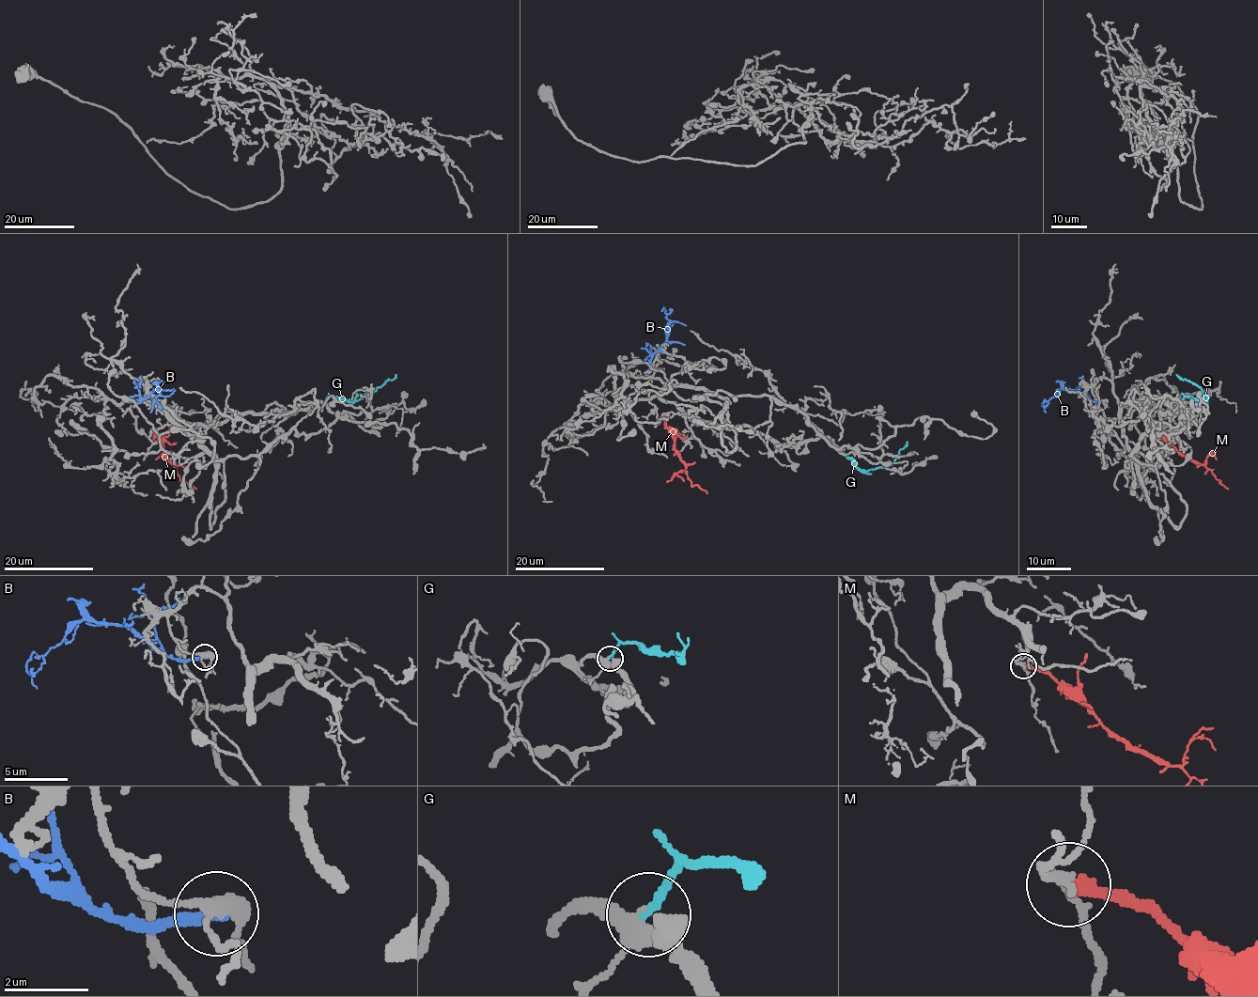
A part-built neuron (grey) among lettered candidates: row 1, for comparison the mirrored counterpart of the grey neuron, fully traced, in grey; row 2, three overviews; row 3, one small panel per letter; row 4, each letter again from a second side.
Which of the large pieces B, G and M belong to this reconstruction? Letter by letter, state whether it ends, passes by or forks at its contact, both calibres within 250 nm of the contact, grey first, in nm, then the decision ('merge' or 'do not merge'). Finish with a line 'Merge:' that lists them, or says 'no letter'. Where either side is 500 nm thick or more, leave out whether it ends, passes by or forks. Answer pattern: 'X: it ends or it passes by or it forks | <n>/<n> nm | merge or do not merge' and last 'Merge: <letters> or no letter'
B: it ends | 320/320 nm | do not merge
G: it ends | 240/180 nm | merge
M: it ends | 160/300 nm | do not merge
Merge: G

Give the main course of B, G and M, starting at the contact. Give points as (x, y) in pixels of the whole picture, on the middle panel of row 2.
B: (649, 369), (650, 358), (666, 340), (671, 321), (664, 308), (661, 311)
G: (835, 446), (857, 467), (867, 472), (891, 465), (906, 442)
M: (664, 414), (664, 424), (674, 440), (691, 484), (707, 493)

